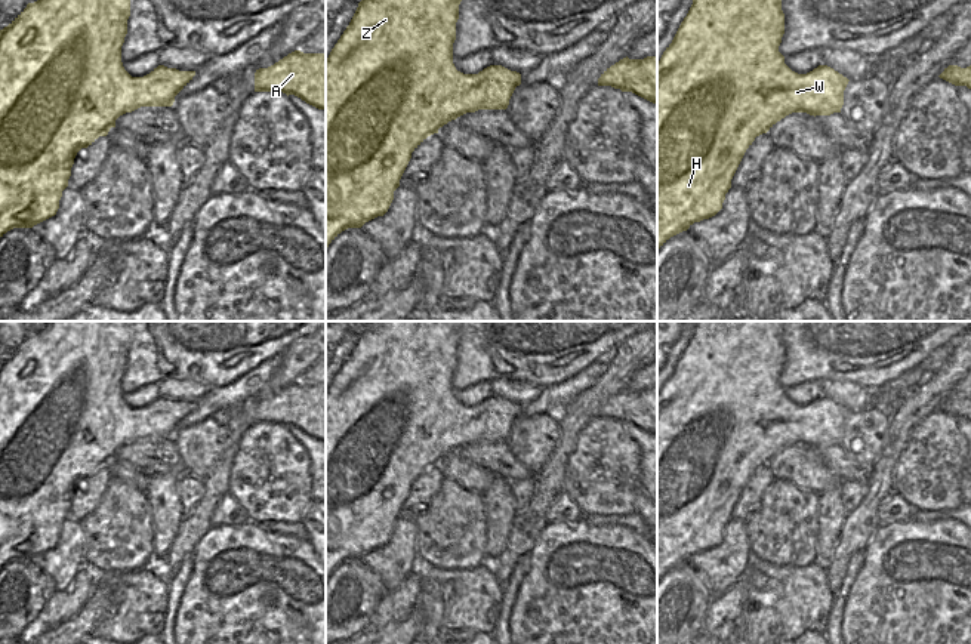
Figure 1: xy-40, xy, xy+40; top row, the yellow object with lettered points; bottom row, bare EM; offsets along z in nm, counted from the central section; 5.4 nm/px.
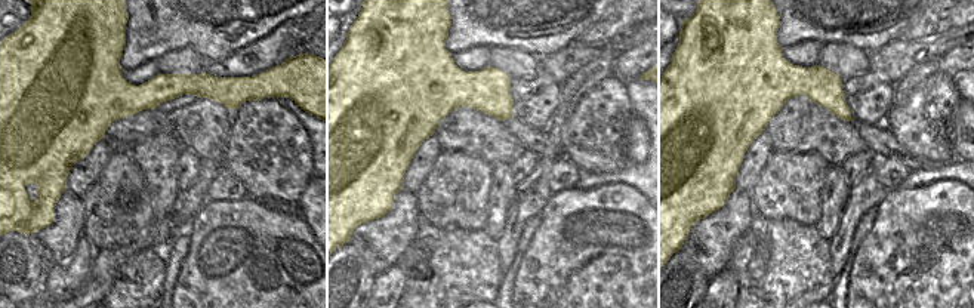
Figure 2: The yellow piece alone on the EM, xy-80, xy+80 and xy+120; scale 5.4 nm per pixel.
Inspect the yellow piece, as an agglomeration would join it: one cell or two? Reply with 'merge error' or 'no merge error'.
no merge error

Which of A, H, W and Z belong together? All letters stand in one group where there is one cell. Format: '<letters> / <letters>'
A H W Z

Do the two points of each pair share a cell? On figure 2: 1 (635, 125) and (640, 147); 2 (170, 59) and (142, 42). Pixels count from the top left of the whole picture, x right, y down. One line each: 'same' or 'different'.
1: same
2: different

